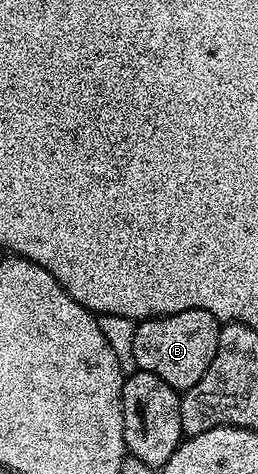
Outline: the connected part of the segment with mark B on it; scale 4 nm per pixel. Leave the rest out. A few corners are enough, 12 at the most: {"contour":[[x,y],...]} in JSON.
{"contour":[[201,308],[139,321],[137,369],[182,394],[206,374],[221,321]]}

